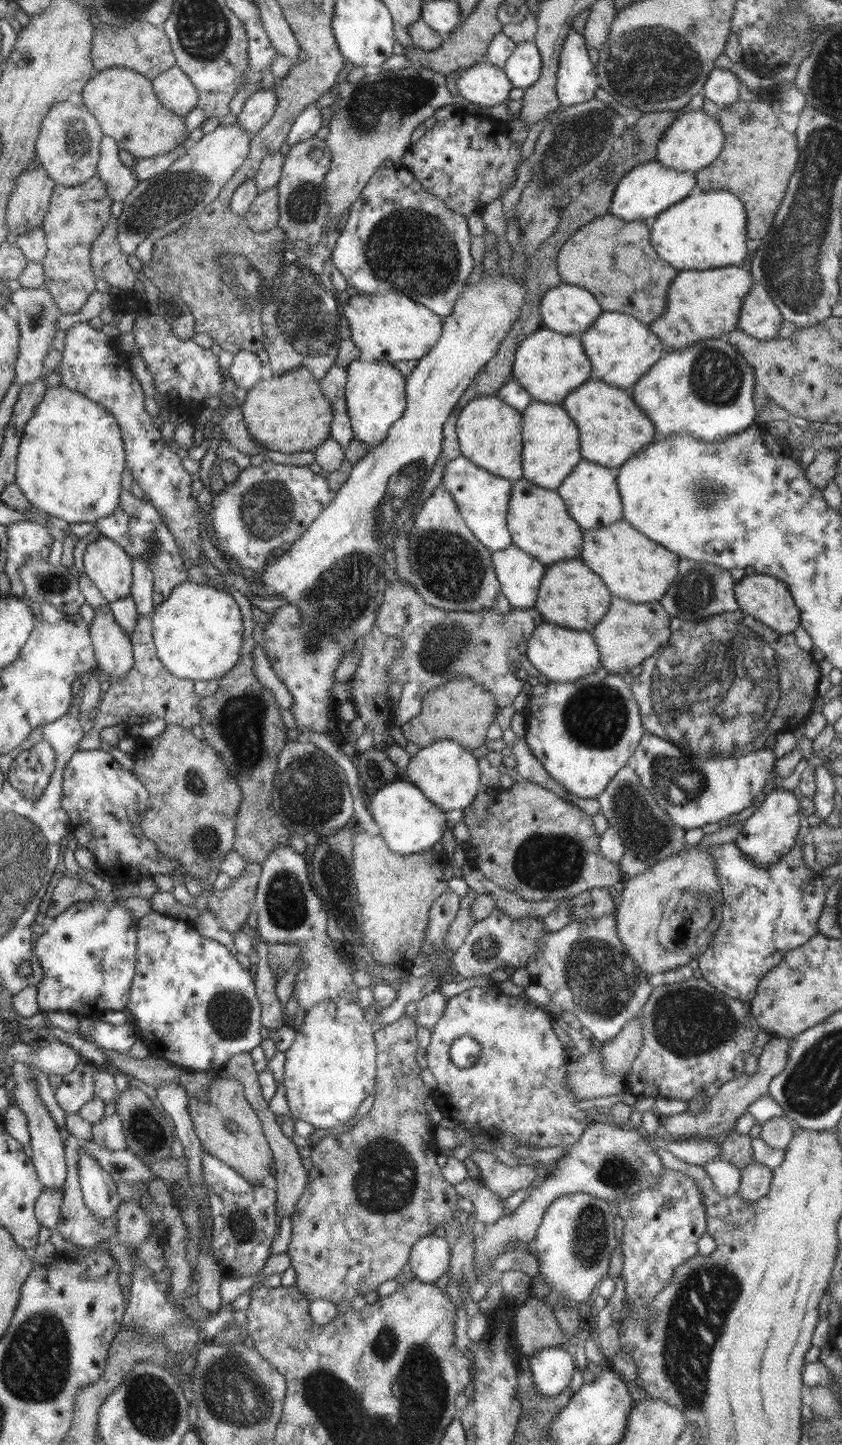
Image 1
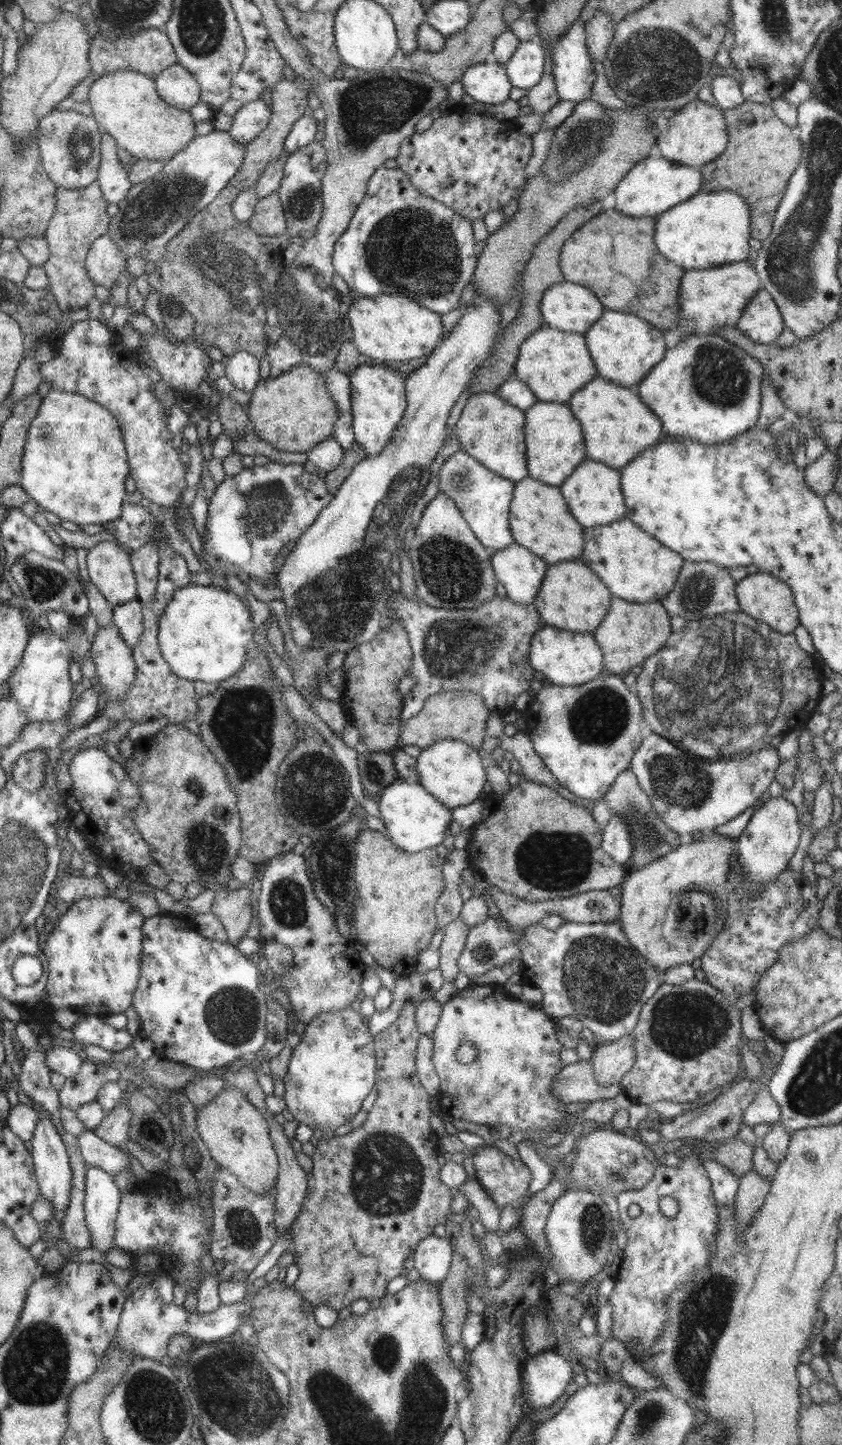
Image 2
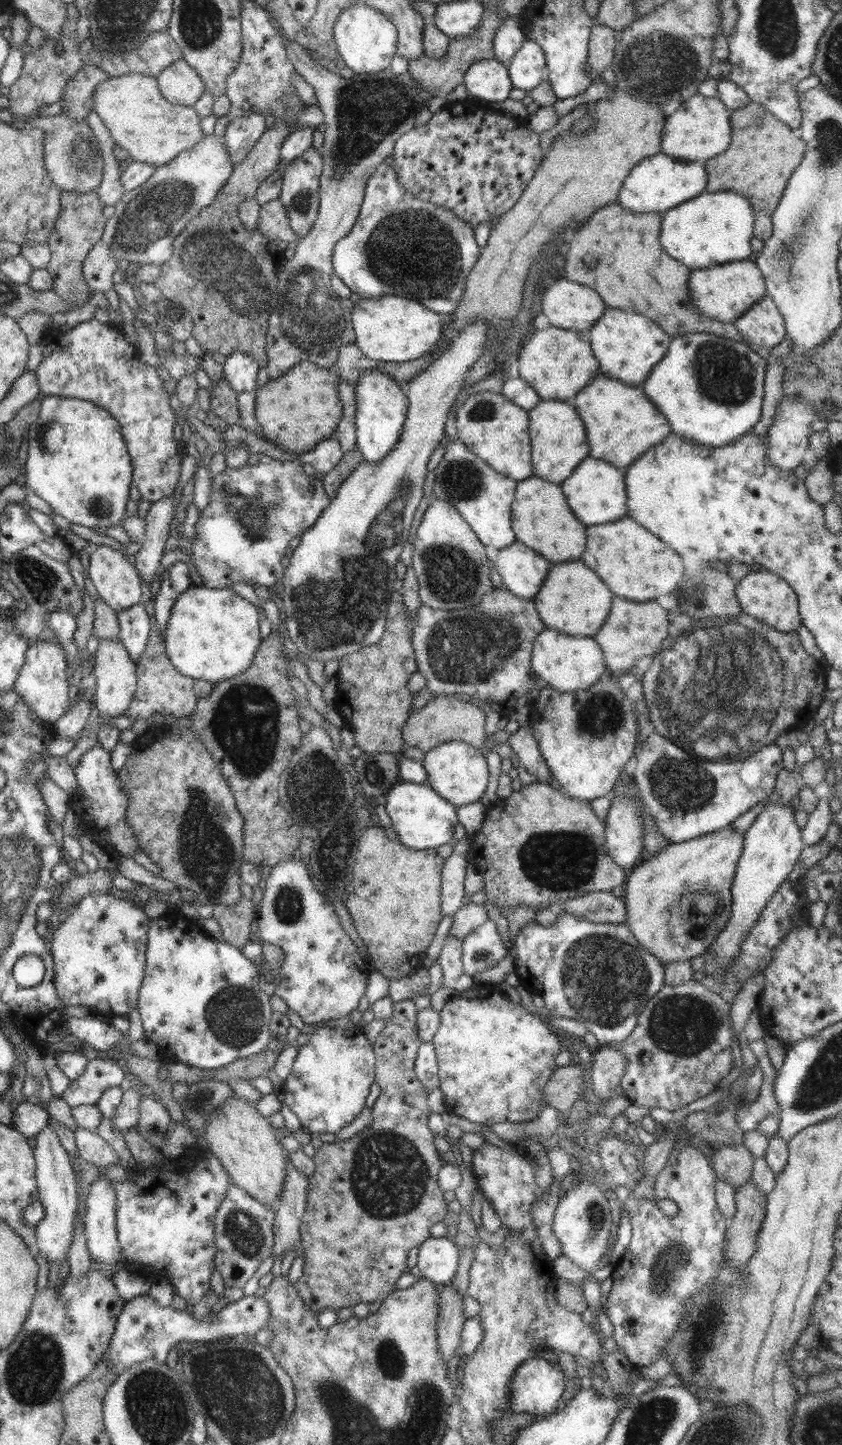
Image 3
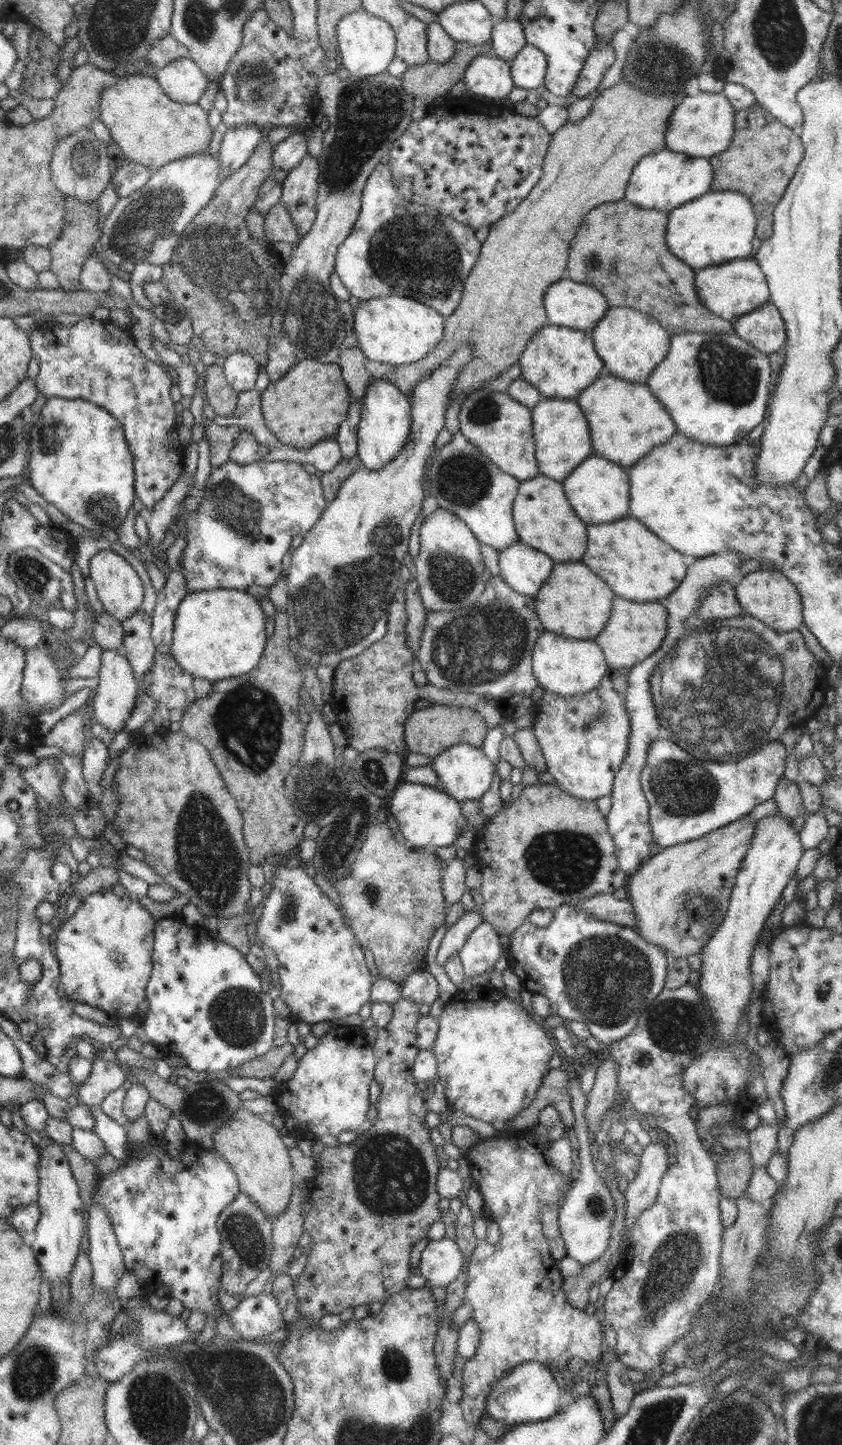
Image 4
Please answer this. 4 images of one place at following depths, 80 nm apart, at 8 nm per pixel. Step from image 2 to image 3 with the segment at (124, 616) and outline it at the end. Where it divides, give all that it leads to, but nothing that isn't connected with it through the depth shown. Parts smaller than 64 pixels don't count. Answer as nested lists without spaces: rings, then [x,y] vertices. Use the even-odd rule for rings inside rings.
[[[138,603],[120,611],[117,621],[120,627],[119,641],[137,665],[139,658],[145,653],[150,634],[151,622],[148,613],[145,607]]]

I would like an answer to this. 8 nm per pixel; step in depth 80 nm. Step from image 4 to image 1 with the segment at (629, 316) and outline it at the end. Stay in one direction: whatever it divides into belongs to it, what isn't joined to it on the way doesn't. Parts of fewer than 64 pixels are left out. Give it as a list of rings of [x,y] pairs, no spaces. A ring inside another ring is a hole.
[[[603,311],[579,338],[592,364],[592,374],[596,370],[596,380],[624,390],[631,391],[636,382],[665,354],[662,342],[648,325],[633,316],[618,312]]]

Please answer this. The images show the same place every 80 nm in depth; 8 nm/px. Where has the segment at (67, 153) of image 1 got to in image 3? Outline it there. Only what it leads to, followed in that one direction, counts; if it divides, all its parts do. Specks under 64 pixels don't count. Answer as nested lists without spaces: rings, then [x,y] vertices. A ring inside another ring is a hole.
[[[68,115],[33,117],[27,126],[44,131],[43,159],[48,176],[61,191],[87,193],[98,190],[103,179],[103,158],[98,139],[91,126],[84,121],[75,121]]]

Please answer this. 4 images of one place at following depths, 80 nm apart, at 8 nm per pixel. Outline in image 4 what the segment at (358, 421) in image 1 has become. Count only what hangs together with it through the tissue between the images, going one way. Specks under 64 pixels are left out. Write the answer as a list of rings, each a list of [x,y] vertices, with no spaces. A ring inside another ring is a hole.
[[[372,379],[367,386],[360,408],[357,432],[357,457],[368,470],[380,470],[409,441],[412,426],[410,400],[389,380]]]

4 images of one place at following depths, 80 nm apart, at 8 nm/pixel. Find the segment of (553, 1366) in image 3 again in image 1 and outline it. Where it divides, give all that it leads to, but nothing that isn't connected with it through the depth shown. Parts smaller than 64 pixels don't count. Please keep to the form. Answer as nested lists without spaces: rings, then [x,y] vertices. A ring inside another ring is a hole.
[[[543,1348],[528,1357],[532,1382],[540,1394],[555,1397],[568,1388],[577,1366],[567,1348]]]

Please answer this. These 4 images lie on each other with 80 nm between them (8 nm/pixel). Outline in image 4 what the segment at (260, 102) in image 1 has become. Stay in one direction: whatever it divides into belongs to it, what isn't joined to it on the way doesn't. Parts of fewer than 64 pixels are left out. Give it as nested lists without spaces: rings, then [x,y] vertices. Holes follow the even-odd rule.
[[[254,125],[223,129],[223,142],[218,156],[221,166],[220,181],[241,168],[255,151],[255,146],[264,135],[264,132]]]

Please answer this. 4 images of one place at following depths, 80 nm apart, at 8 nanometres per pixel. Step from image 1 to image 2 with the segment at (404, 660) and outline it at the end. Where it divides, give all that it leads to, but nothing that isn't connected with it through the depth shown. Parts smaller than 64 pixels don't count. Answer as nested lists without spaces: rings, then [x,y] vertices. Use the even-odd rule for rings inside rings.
[[[393,591],[383,608],[381,628],[388,628],[393,623],[393,618],[399,618],[404,625],[413,649],[409,674],[416,681],[409,694],[403,696],[401,721],[405,723],[409,718],[416,716],[423,709],[424,701],[440,691],[466,689],[477,692],[484,699],[490,712],[496,710],[495,706],[498,708],[512,706],[518,694],[536,686],[522,678],[518,670],[514,670],[512,666],[512,663],[518,660],[528,661],[530,640],[536,630],[544,628],[543,618],[536,610],[534,603],[516,604],[509,598],[502,599],[498,595],[472,609],[439,609],[428,606],[417,597],[409,599],[400,591]]]

